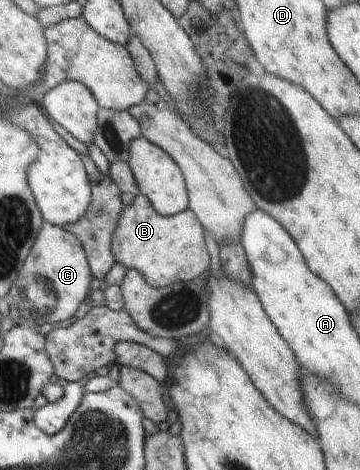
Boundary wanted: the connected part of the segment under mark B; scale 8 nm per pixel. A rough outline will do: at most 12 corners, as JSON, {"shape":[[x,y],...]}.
{"shape":[[143,194],[124,206],[117,263],[157,288],[210,265],[193,210],[161,215]]}

